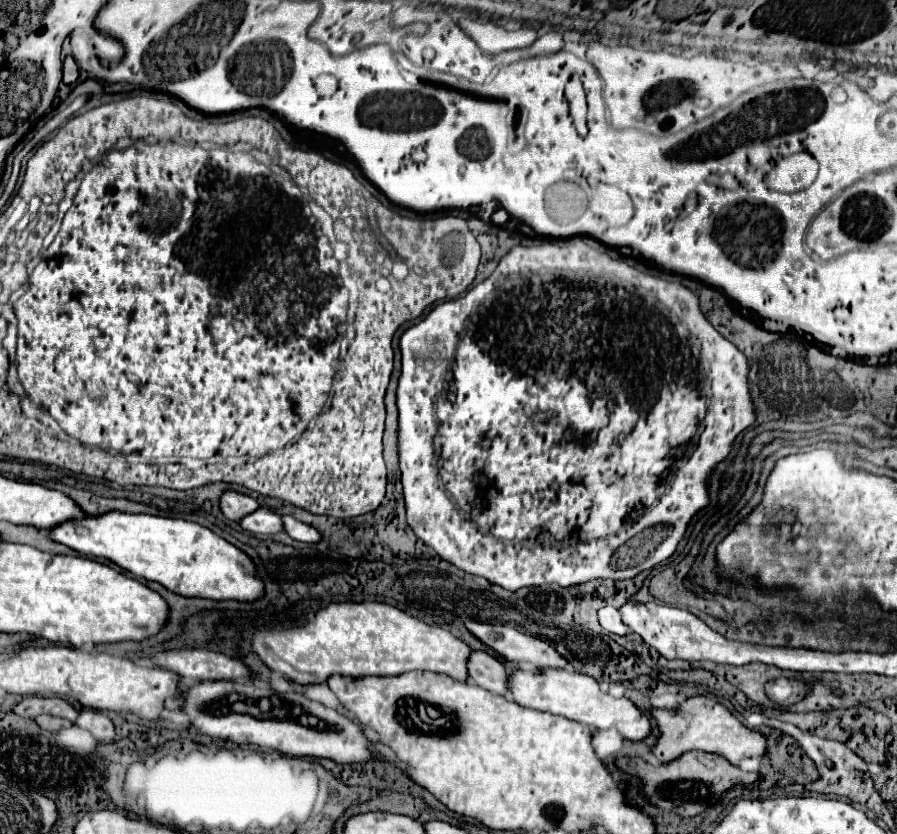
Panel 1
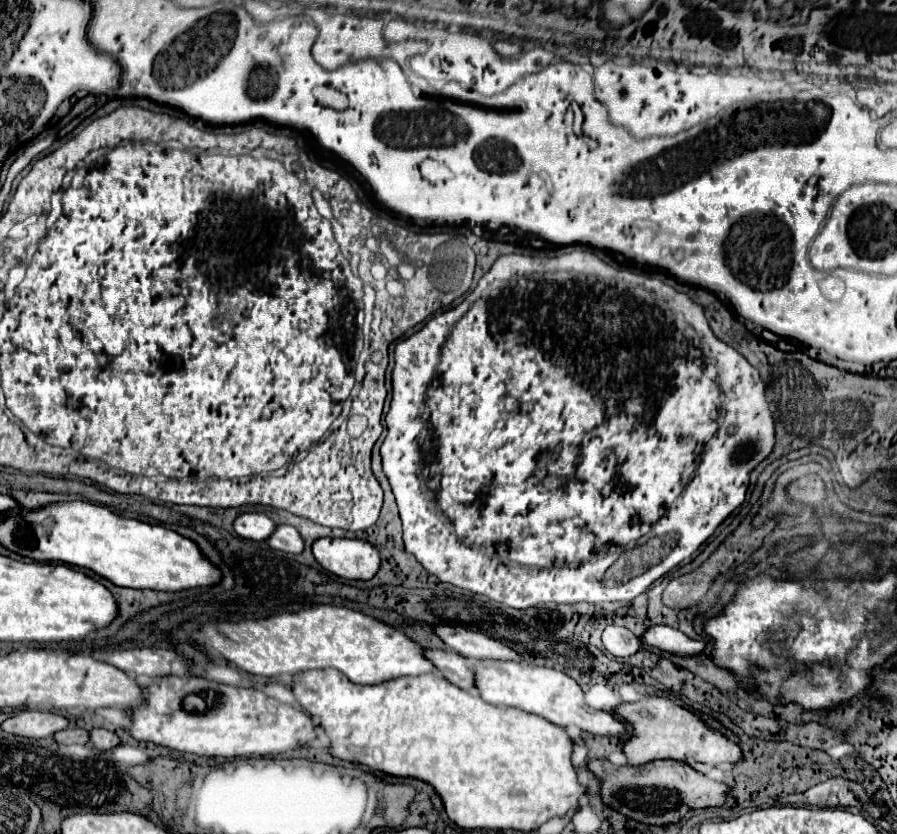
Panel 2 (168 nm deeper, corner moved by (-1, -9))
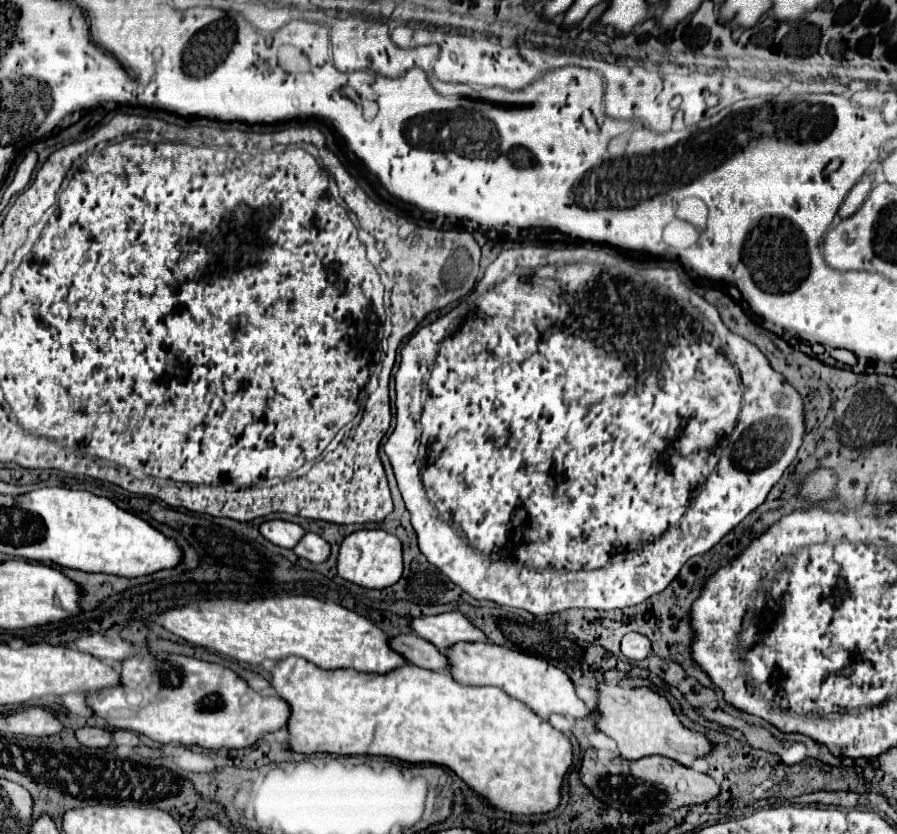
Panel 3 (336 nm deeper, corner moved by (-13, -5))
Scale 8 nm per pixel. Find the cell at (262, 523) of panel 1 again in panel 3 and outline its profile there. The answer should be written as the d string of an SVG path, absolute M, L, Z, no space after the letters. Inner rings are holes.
M307 532L303 536L303 540L293 548L293 552L313 564L321 564L329 558L331 554L331 546L319 536L319 534L313 534L313 532Z

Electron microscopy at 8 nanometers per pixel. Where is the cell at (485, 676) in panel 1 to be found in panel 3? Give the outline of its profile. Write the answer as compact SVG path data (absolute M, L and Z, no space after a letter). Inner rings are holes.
M415 634L393 636L393 638L389 638L389 646L393 646L397 654L405 656L405 660L409 664L415 664L415 666L427 668L427 670L437 670L437 672L447 670L445 654Z

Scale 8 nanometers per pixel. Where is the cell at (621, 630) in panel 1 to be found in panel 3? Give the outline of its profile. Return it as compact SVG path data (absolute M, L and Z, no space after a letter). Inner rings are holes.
M629 632L623 640L621 640L621 652L629 658L629 660L645 660L651 654L651 644L643 634L637 632Z

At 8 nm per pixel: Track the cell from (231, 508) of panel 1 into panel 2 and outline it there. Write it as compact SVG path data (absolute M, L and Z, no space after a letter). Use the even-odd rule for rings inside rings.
M251 512L251 514L237 516L235 522L233 522L233 528L241 538L259 542L259 540L267 540L271 536L271 532L275 528L275 522L271 518L267 518L265 514Z

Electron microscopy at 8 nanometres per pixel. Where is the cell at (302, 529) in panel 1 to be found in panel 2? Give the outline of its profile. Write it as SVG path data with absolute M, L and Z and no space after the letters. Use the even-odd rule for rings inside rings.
M319 538L311 546L317 562L347 580L369 580L379 570L379 552L363 540Z

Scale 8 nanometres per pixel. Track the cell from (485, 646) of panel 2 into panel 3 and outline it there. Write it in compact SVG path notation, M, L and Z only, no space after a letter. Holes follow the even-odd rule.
M461 612L413 618L409 626L417 636L429 640L441 650L451 648L457 642L477 642L485 638L485 634L477 630Z

